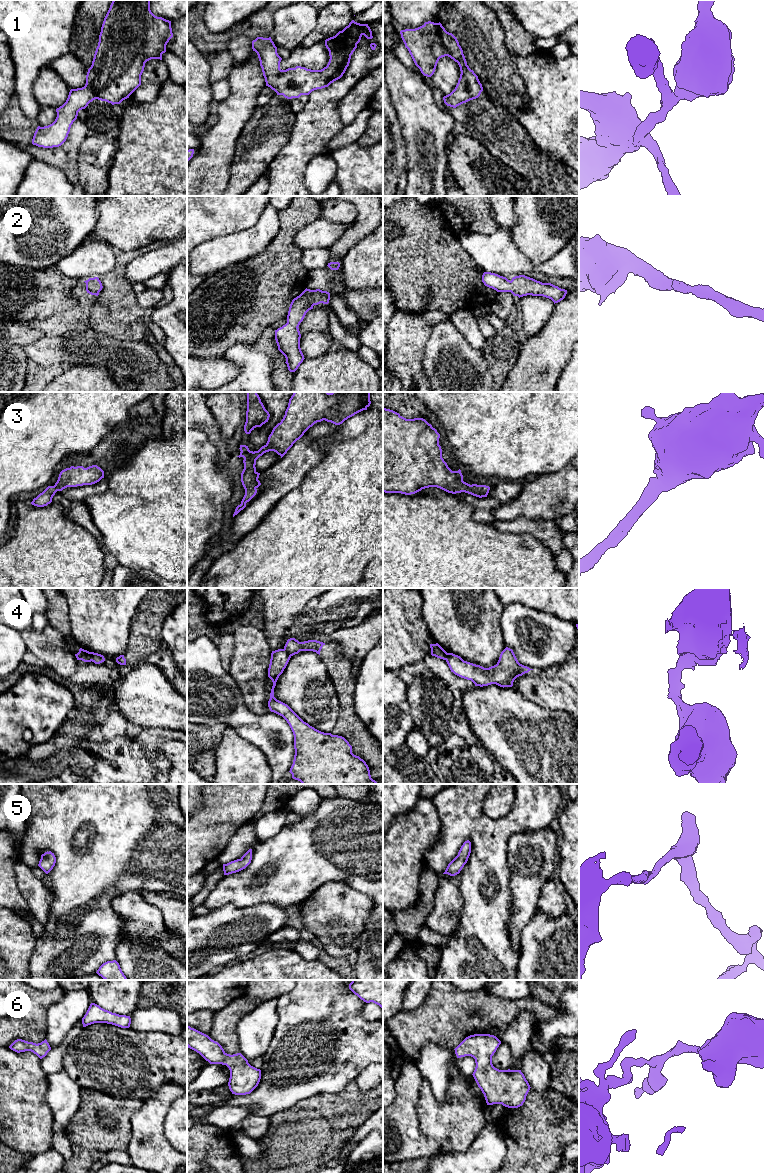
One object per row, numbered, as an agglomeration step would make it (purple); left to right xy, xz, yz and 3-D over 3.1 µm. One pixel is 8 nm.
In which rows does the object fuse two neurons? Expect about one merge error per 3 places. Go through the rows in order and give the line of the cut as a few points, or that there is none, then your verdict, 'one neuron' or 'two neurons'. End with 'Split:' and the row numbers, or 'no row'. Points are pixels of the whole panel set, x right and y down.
1: no cut; one neuron
2: no cut; one neuron
3: no cut; one neuron
4: cut in xy along (89, 652), (92, 660); two neurons
5: no cut; one neuron
6: no cut; one neuron
Split: 4

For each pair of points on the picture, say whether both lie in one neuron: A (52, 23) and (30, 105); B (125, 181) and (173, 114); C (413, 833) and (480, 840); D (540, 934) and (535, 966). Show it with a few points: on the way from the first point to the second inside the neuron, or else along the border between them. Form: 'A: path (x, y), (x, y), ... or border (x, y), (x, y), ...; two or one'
A: path (34, 43), (27, 63), (26, 85); one
B: path (142, 164), (173, 131); one
C: border (437, 811), (440, 817), (440, 830), (424, 855); two
D: path (540, 942), (540, 958); one

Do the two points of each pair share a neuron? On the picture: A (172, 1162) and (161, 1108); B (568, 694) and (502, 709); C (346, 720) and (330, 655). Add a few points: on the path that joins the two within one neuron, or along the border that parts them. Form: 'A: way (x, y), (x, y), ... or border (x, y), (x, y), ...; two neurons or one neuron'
A: way (159, 1149), (156, 1146), (156, 1121); one neuron
B: border (514, 688), (529, 700), (555, 711); two neurons
C: way (346, 704), (345, 686), (340, 671); one neuron

